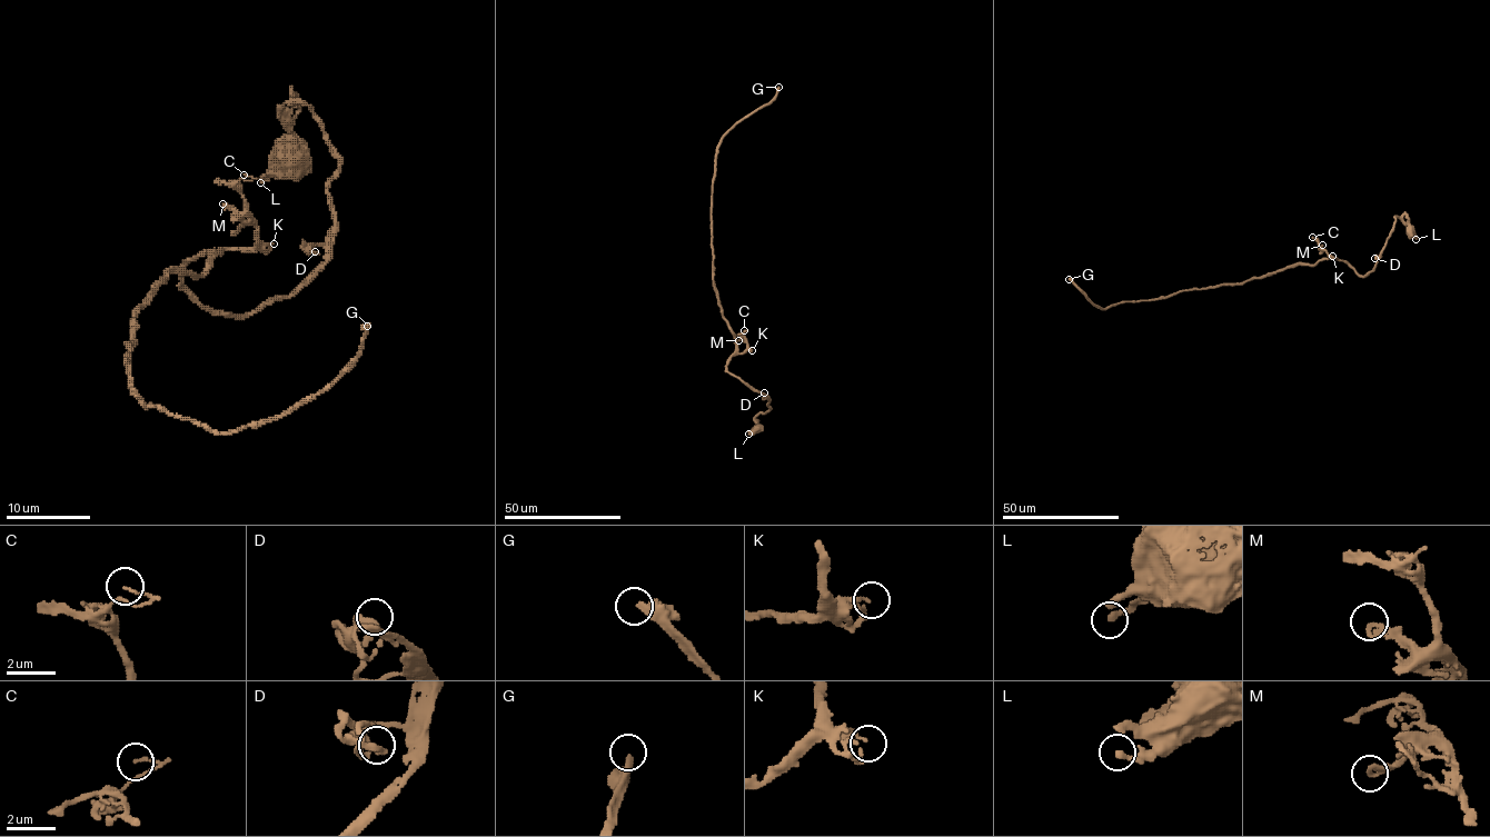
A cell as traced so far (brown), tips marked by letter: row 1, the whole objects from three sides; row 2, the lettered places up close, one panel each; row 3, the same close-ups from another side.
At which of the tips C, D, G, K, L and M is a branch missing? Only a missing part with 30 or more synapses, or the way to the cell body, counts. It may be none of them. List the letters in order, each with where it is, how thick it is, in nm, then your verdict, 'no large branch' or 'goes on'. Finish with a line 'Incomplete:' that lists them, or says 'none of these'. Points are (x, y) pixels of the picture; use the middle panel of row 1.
C: at (744, 330); 110 nm thick; no large branch
D: at (764, 392); 180 nm thick; no large branch
G: at (778, 87); 360 nm thick; goes on
K: at (752, 350); 120 nm thick; no large branch
L: at (748, 434); 240 nm thick; no large branch
M: at (738, 340); 200 nm thick; no large branch
Incomplete: G

